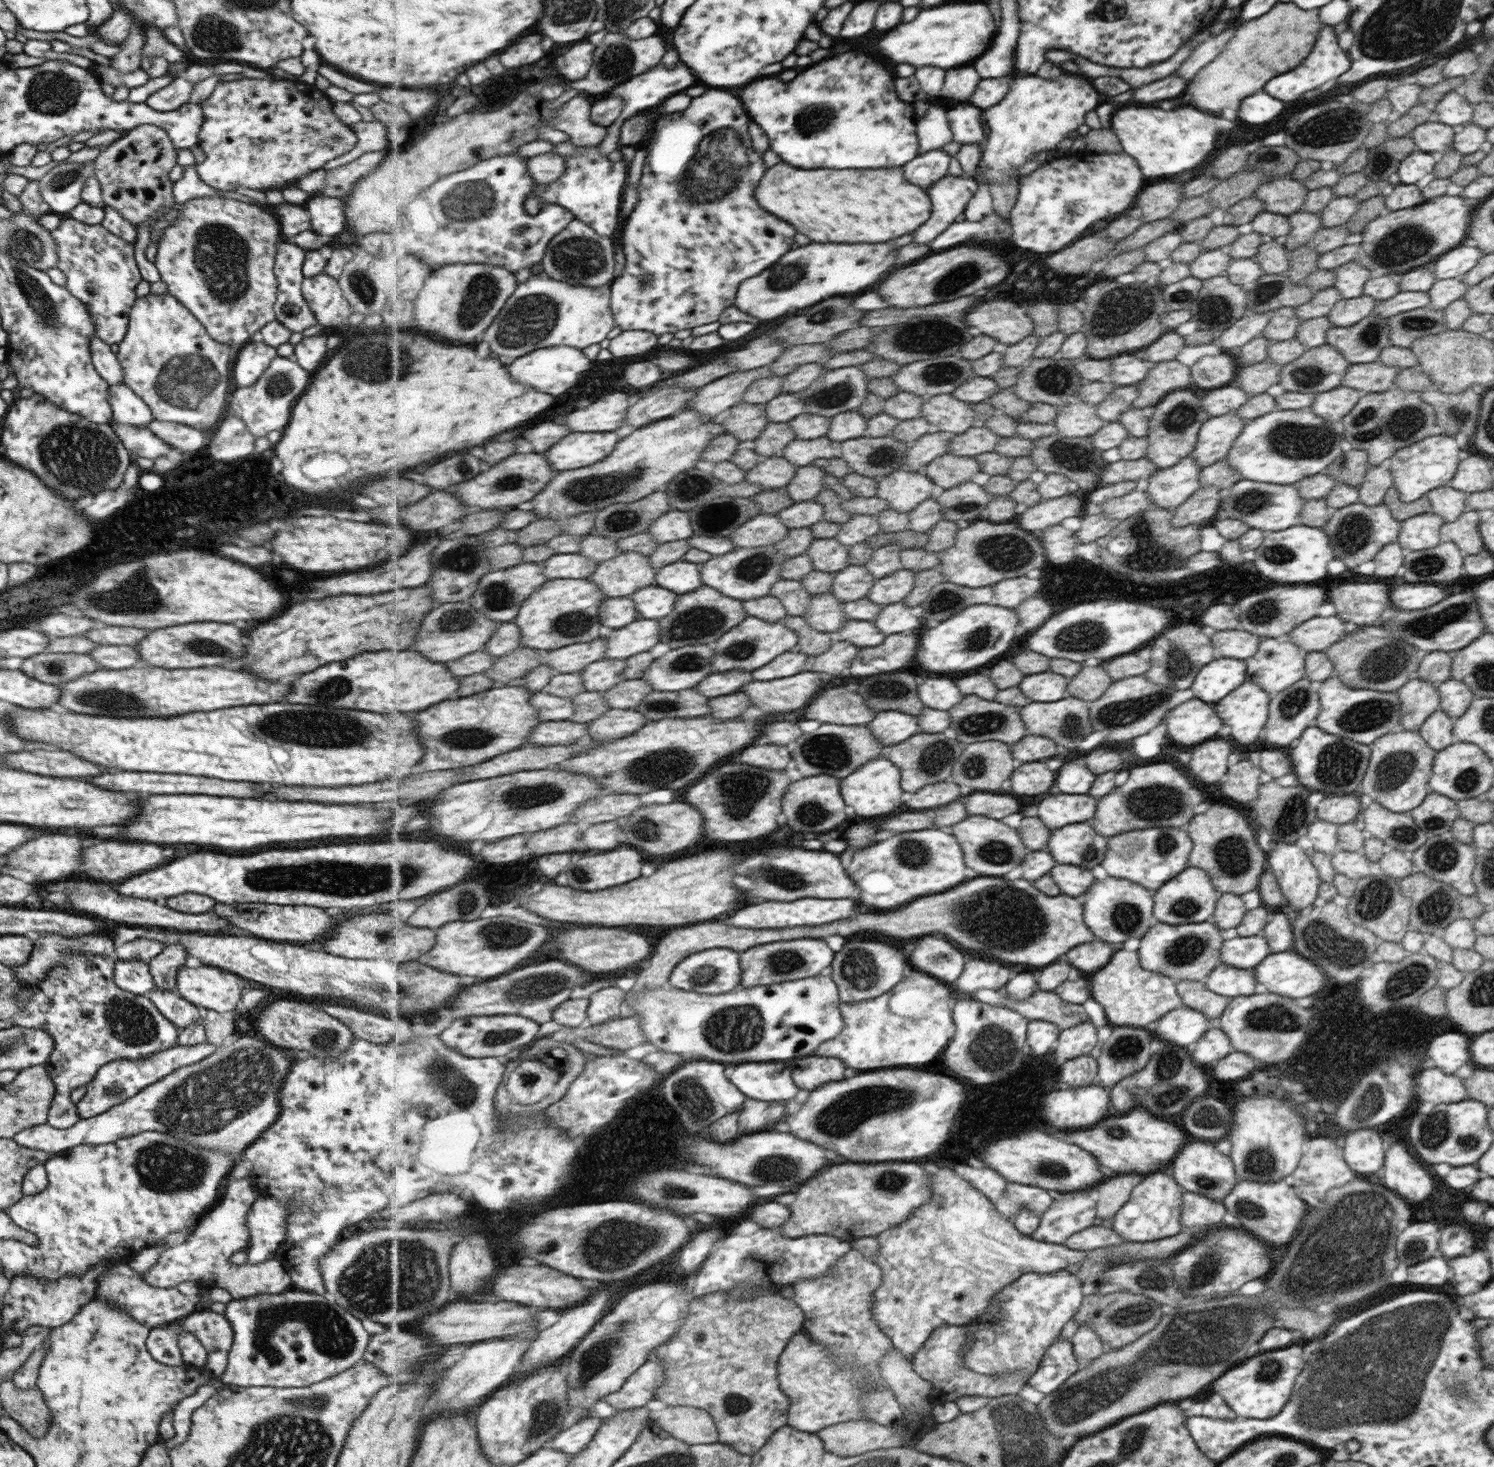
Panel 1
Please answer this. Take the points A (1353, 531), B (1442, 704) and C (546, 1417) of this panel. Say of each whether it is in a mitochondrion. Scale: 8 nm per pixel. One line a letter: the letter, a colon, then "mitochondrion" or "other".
A: mitochondrion
B: other
C: mitochondrion

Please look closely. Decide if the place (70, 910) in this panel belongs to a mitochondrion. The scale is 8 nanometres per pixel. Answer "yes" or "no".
no

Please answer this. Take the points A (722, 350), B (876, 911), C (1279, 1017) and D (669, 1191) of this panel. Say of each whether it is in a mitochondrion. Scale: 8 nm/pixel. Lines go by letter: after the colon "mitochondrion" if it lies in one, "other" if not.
A: other
B: other
C: mitochondrion
D: mitochondrion

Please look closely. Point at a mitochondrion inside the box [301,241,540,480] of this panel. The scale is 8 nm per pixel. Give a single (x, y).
(379, 358)

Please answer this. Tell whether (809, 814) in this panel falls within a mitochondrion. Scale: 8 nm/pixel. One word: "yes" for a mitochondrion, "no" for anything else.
yes

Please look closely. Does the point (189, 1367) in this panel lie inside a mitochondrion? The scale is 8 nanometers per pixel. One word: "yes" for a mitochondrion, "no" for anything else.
no

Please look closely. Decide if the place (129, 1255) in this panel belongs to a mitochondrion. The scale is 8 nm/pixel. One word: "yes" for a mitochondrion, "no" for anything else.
no

